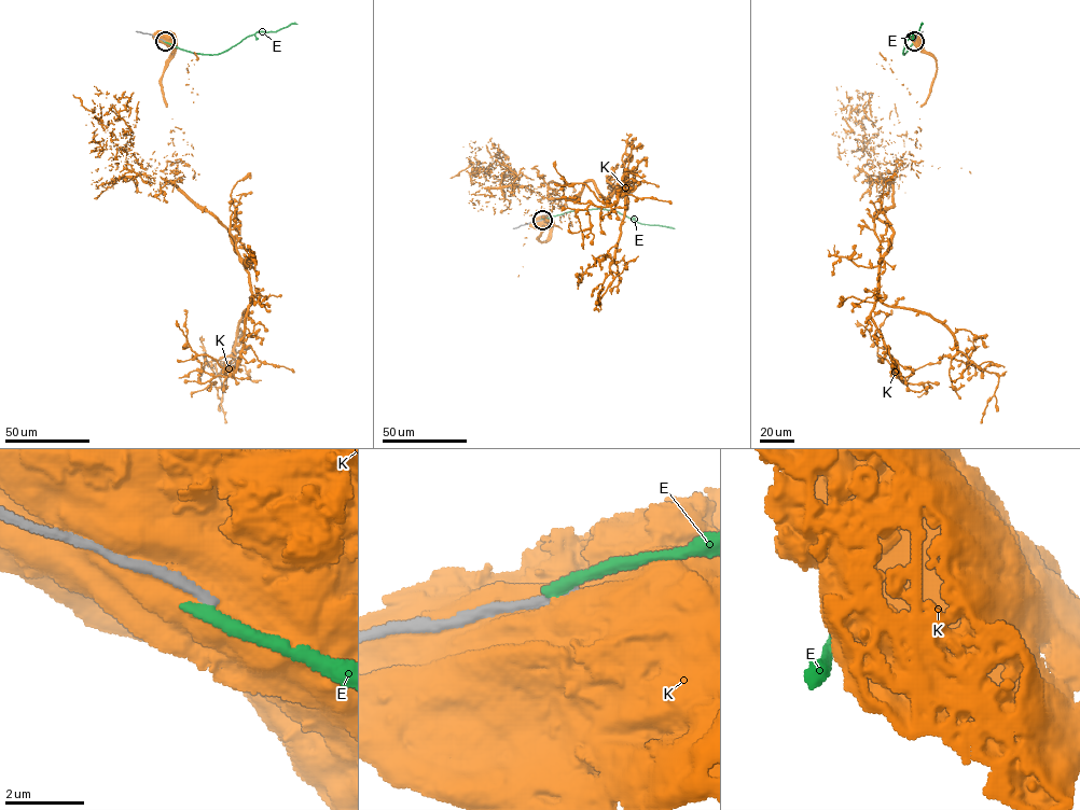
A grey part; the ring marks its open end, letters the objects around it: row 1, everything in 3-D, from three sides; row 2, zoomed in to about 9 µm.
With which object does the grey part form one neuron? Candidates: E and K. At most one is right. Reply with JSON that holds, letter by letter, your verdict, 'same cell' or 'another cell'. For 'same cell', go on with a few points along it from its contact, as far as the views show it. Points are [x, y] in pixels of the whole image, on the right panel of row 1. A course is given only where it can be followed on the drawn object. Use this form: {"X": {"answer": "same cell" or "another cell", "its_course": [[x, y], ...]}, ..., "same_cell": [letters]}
{"E": {"answer": "another cell"}, "K": {"answer": "another cell"}, "same_cell": []}

